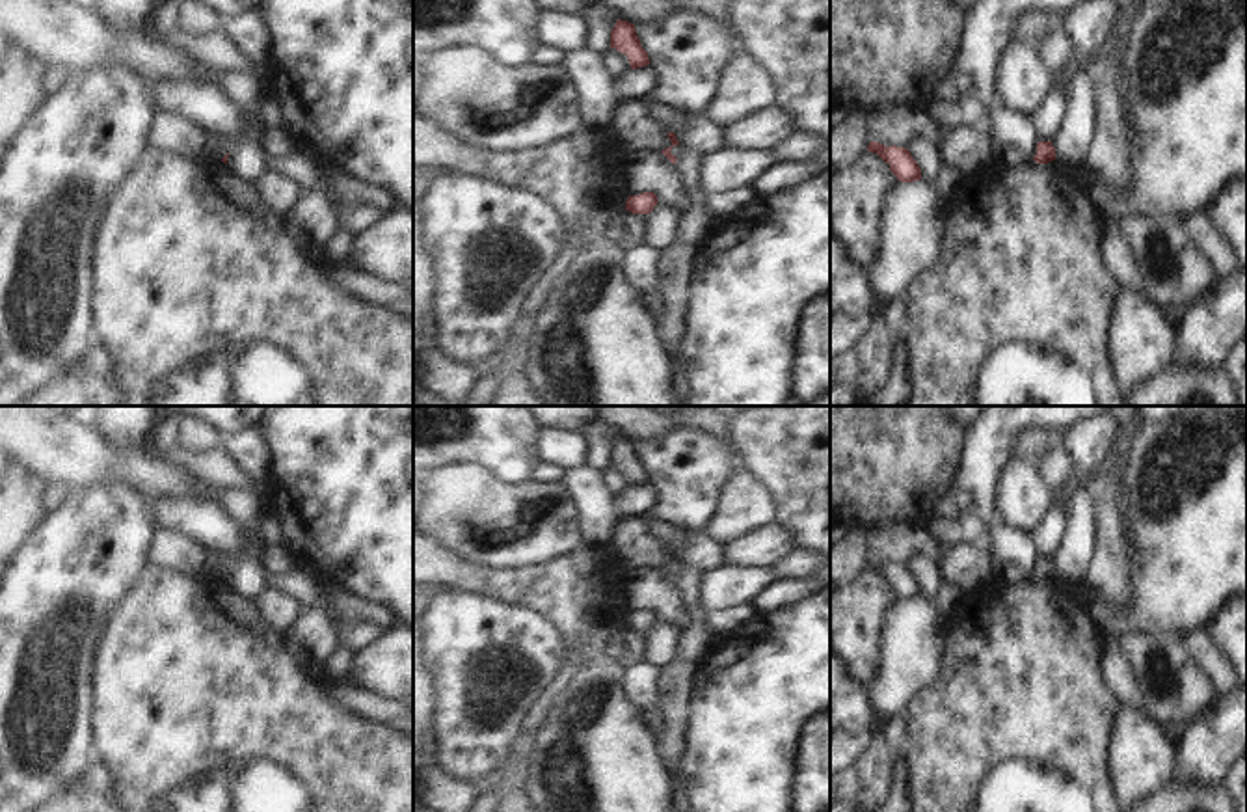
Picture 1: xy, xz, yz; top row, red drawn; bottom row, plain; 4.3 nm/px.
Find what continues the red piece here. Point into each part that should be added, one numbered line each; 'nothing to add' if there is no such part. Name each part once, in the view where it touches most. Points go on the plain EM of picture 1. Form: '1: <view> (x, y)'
nothing to add

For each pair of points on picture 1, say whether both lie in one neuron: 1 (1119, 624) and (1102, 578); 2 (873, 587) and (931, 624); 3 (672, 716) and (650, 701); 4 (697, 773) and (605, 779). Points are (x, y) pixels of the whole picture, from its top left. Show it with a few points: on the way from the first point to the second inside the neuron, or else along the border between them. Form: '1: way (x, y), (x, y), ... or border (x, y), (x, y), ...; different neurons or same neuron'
1: border (1125, 555), (1123, 598), (1112, 598), (1087, 583); different neurons
2: border (898, 598), (884, 613), (879, 641); different neurons
3: border (661, 669), (661, 703), (657, 706); different neurons
4: border (676, 786), (678, 792); different neurons

